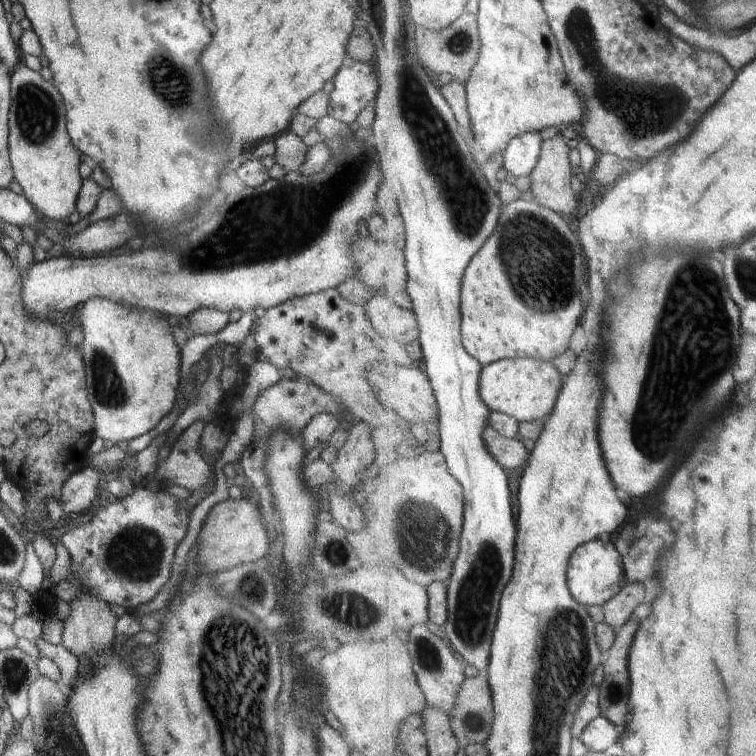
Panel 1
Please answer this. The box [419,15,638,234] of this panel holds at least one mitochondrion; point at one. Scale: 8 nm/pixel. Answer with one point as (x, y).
(459, 42)

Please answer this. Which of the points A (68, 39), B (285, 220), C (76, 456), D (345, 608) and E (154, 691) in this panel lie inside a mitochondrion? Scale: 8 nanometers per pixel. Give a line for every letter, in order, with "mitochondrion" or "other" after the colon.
A: other
B: mitochondrion
C: other
D: mitochondrion
E: other

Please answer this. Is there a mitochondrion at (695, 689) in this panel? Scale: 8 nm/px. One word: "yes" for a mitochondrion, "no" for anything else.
no

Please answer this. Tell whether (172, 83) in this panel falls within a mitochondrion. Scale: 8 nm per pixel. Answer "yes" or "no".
yes

